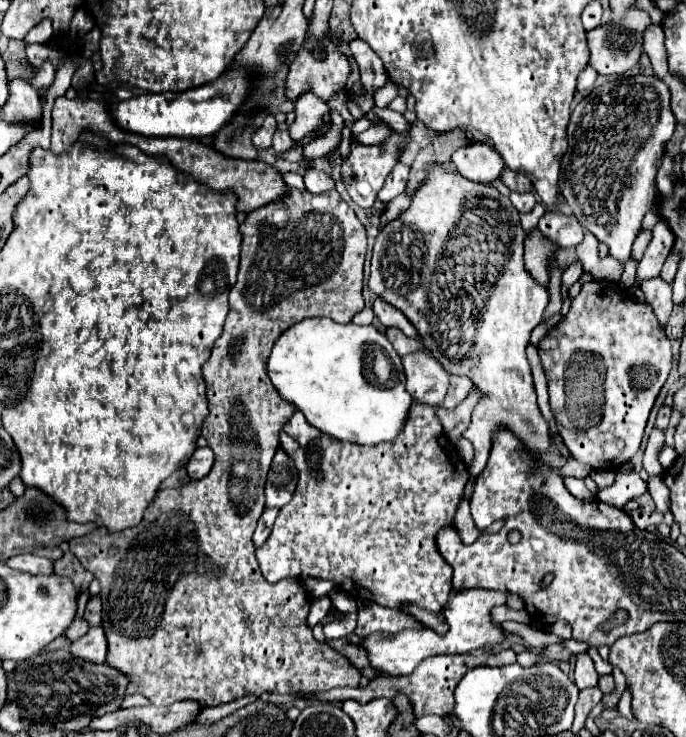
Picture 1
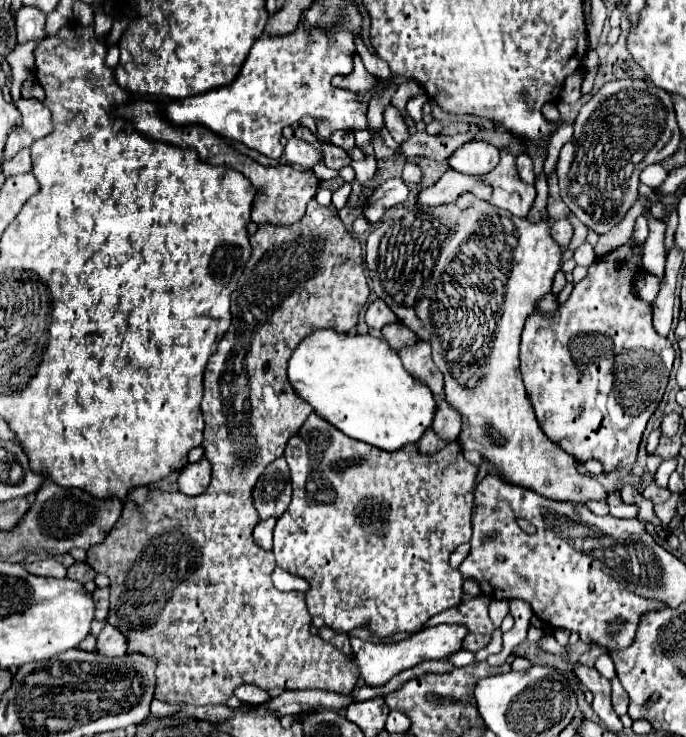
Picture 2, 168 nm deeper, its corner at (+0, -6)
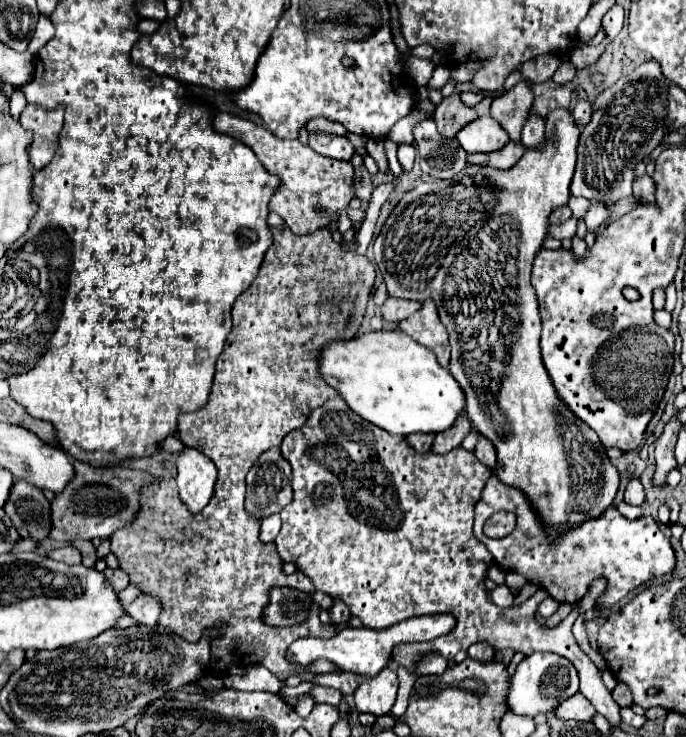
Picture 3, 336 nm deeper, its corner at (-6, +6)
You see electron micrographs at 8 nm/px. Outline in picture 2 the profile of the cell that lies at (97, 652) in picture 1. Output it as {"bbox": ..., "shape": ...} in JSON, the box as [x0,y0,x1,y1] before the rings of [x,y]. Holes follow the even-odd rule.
{"bbox":[96,626,126,658],"shape":[[[104,626],[104,630],[96,636],[96,650],[100,652],[100,656],[102,654],[110,656],[110,658],[122,656],[122,654],[126,654],[126,638],[122,636],[120,630]]]}

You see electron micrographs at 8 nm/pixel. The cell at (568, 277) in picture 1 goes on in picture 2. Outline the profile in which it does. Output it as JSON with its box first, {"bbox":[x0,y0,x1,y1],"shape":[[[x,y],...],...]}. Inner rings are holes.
{"bbox":[574,242,596,268],"shape":[[[584,242],[584,244],[574,252],[576,264],[578,264],[578,266],[584,266],[584,268],[588,268],[588,264],[592,264],[594,258],[596,258],[596,252],[594,252],[594,248],[592,248],[588,242]]]}

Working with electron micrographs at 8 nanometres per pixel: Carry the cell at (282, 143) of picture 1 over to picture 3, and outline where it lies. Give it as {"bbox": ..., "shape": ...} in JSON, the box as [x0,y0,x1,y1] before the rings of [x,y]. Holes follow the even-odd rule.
{"bbox":[308,134,356,160],"shape":[[[312,134],[308,144],[318,154],[328,156],[328,158],[336,158],[336,160],[352,160],[352,156],[356,152],[348,138],[334,136],[334,134]]]}

